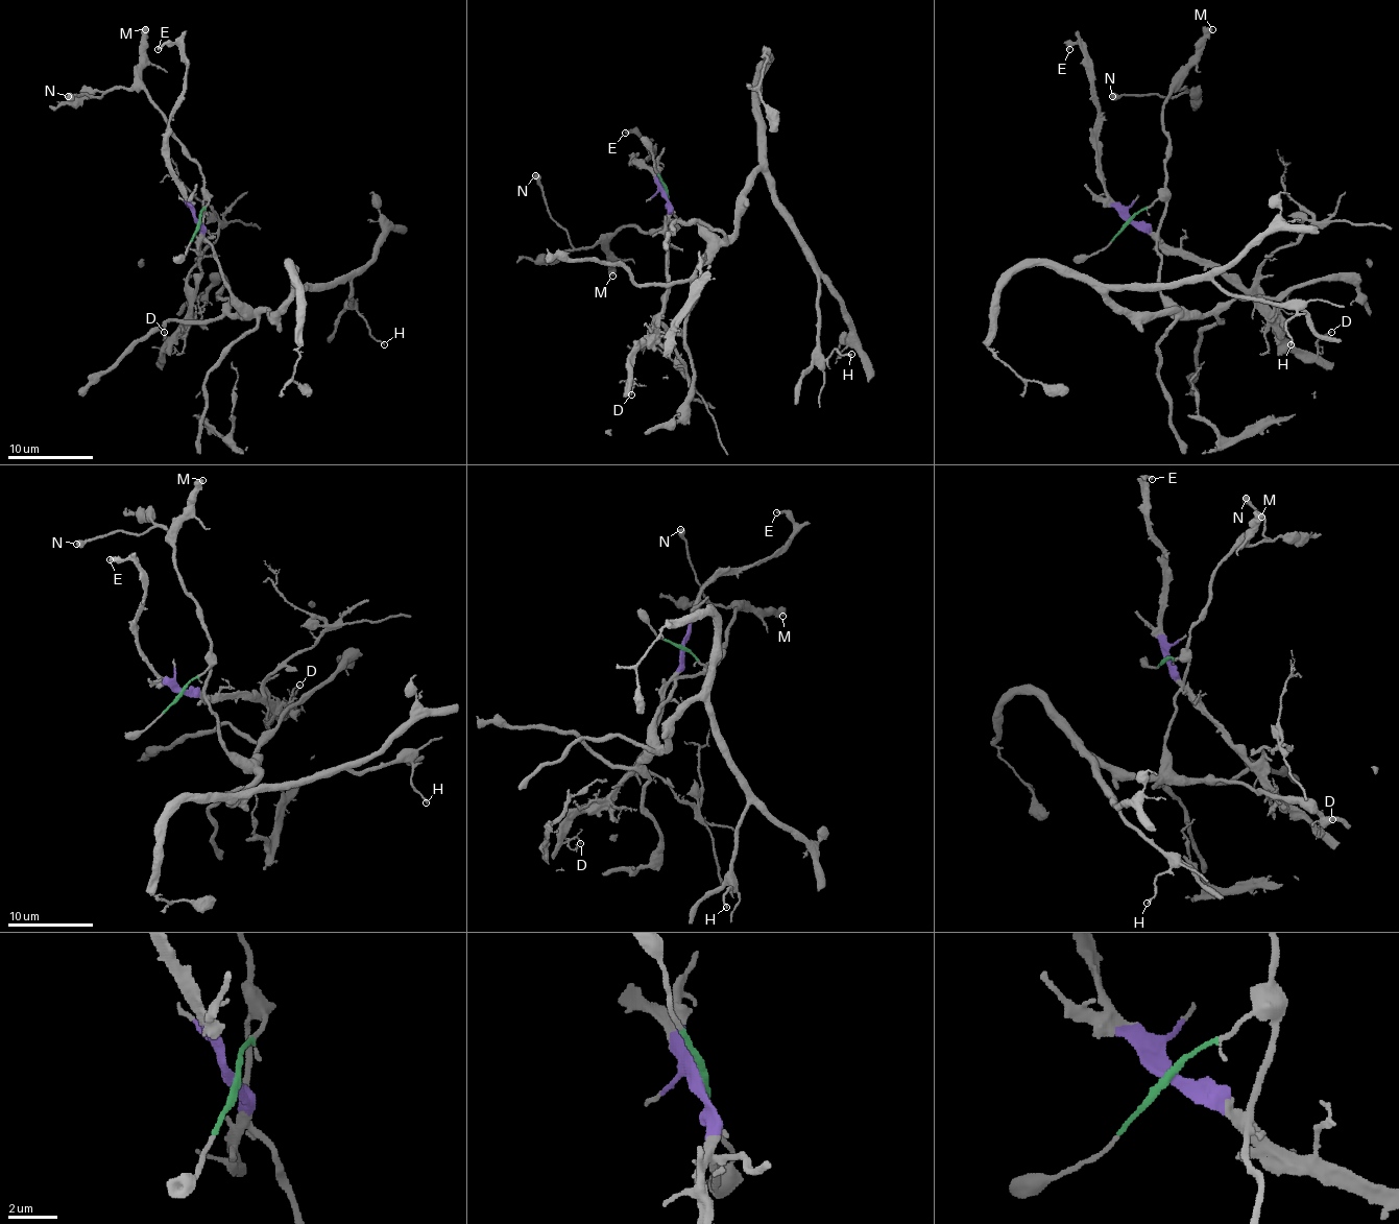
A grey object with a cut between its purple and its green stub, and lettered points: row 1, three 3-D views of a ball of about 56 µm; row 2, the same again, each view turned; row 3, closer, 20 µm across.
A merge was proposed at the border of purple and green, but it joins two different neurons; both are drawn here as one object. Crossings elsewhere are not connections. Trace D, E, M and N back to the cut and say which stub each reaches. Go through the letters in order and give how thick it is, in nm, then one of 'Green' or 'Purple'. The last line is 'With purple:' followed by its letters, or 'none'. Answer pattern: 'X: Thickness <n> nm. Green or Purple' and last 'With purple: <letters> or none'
D: Thickness 140 nm. Purple
E: Thickness 240 nm. Purple
M: Thickness 360 nm. Green
N: Thickness 550 nm. Green
With purple: D, E

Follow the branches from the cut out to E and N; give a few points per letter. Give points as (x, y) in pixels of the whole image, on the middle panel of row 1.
E: (665, 192), (636, 160), (654, 151), (632, 132), (624, 132)
N: (665, 192), (671, 228), (622, 225), (609, 239), (575, 247), (551, 217), (534, 174)

